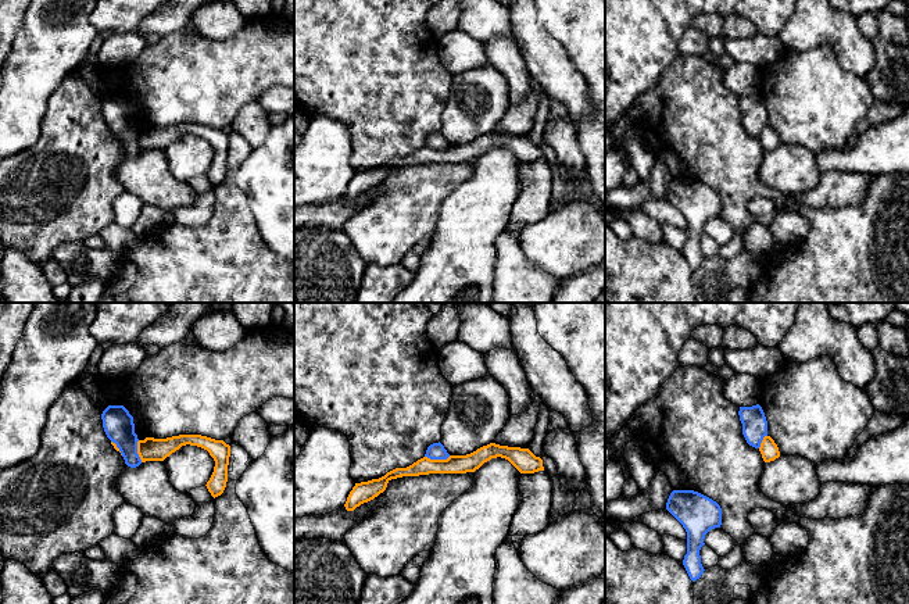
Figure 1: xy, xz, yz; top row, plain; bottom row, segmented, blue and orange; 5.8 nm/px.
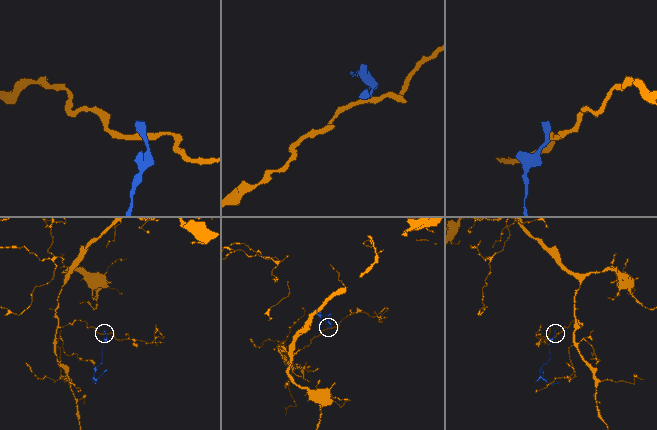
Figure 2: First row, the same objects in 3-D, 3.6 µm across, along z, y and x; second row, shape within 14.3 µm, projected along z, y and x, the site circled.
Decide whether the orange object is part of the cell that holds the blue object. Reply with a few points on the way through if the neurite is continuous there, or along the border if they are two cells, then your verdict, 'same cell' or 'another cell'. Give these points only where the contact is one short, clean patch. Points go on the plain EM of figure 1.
along xz (450, 145), (446, 147), (425, 146) | another cell

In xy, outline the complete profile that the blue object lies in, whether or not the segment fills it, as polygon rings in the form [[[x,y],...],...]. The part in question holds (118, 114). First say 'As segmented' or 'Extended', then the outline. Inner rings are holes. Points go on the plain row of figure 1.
As segmented. [[[108,94],[103,103],[103,117],[107,126],[117,133],[125,153],[136,157],[142,153],[137,143],[137,124],[135,122],[133,106],[124,94]]]

